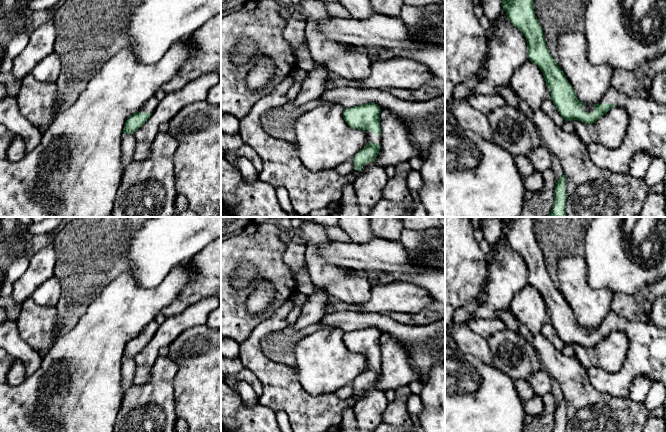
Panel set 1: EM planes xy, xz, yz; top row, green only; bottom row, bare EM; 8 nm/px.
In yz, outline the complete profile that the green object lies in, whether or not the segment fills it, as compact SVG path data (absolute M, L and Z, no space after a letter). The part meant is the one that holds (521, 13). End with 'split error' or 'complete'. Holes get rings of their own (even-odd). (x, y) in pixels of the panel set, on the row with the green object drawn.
M503 0L502 8L506 12L507 19L509 19L526 38L529 60L536 64L542 71L547 87L551 91L551 100L564 120L572 122L578 120L586 124L591 124L595 123L613 107L621 107L626 110L629 117L629 125L625 139L619 148L611 149L595 142L587 145L589 156L597 166L616 173L629 173L630 162L637 153L646 153L651 159L662 158L666 166L665 104L658 103L650 97L629 97L613 87L603 95L598 104L585 104L581 102L572 85L566 79L565 74L550 54L546 45L546 39L543 35L542 26L535 15L533 0Z; split error

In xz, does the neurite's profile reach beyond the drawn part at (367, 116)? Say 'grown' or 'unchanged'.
grown

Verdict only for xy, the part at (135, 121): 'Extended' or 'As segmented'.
Extended

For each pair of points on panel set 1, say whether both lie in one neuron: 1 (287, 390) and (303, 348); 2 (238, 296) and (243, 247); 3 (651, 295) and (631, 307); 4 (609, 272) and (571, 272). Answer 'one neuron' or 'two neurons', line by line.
1: two neurons
2: one neuron
3: one neuron
4: two neurons

